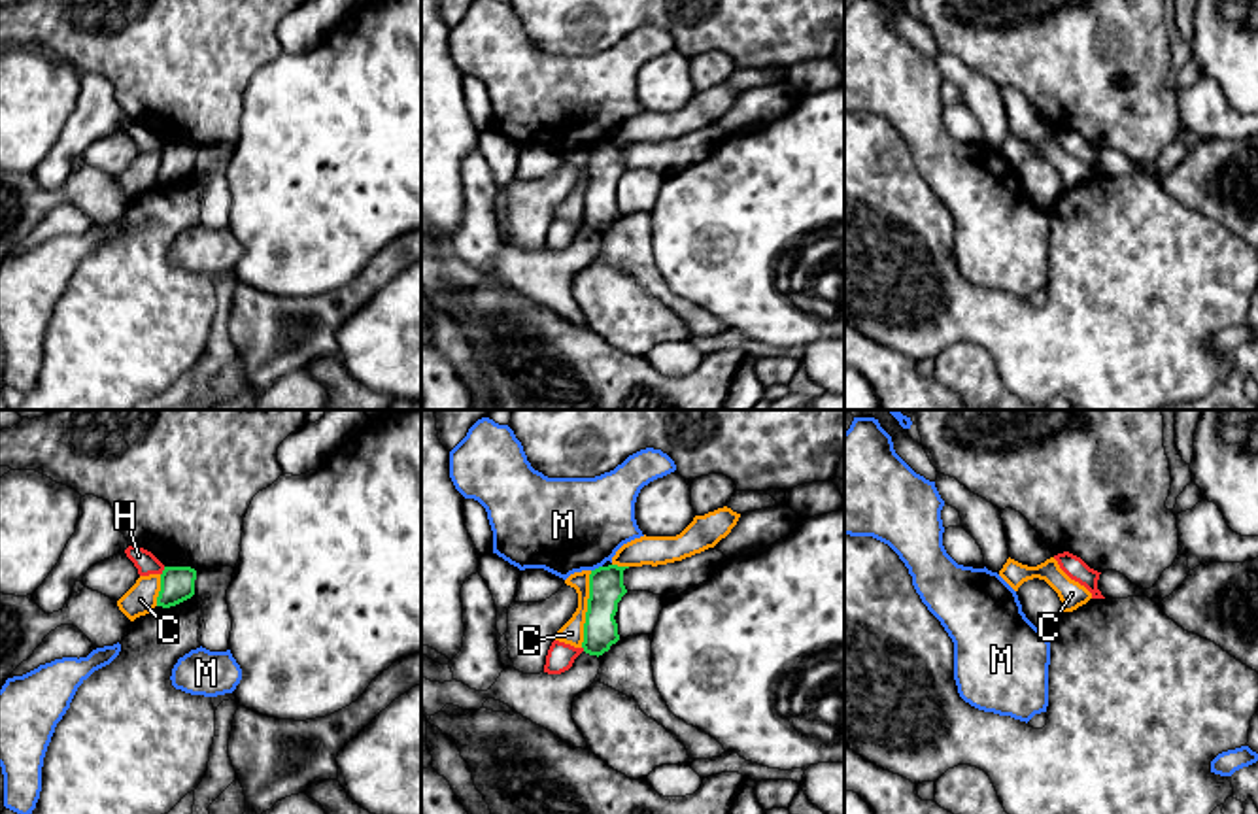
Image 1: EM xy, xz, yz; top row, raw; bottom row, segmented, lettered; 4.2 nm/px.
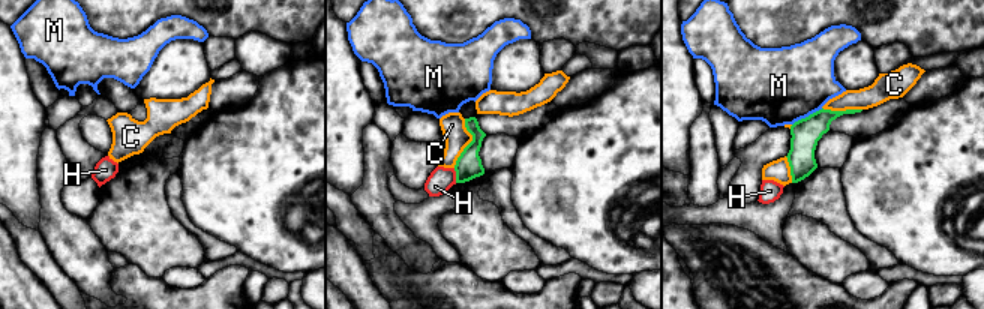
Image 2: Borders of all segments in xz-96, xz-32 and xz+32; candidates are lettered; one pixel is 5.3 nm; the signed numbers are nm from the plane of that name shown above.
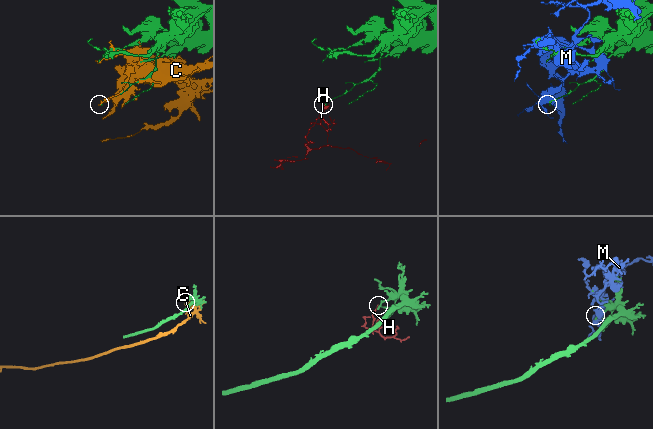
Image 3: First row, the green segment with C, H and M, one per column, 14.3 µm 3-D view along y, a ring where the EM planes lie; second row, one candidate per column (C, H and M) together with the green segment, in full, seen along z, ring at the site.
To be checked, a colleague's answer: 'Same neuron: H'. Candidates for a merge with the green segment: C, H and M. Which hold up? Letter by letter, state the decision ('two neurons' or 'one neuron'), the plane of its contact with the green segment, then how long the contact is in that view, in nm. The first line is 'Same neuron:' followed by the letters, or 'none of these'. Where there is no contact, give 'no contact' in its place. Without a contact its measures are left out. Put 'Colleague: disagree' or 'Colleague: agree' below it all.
Same neuron: none of these
C: two neurons; contact in xz; length 340 nm
H: two neurons; contact in xy; length 40 nm
M: two neurons; contact in xz; length 50 nm
Colleague: disagree

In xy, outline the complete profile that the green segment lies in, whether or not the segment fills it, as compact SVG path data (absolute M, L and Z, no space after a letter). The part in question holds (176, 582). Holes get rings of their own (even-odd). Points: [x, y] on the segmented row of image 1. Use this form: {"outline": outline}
{"outline": "M164 567L157 606L170 608L195 595L196 570L191 567Z"}

